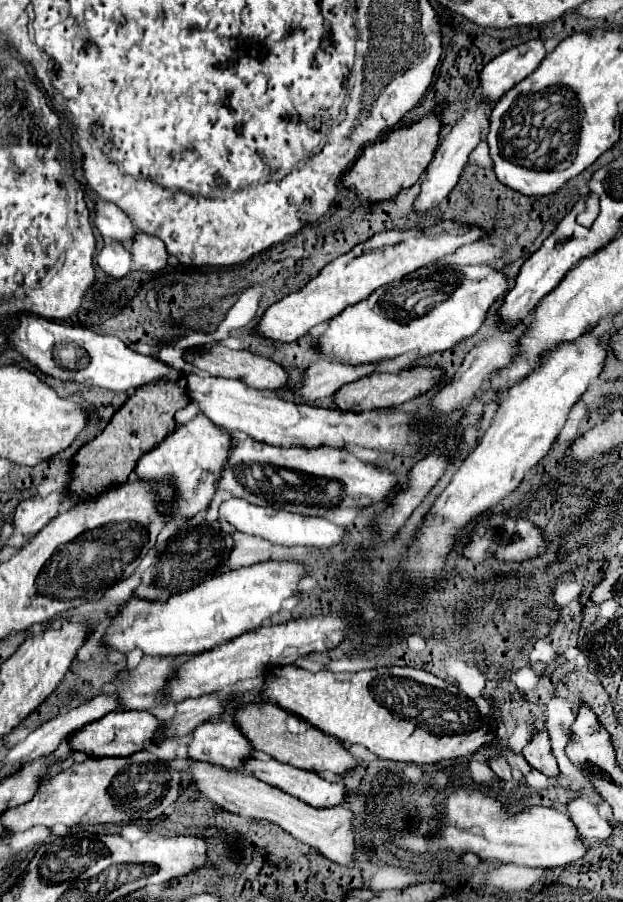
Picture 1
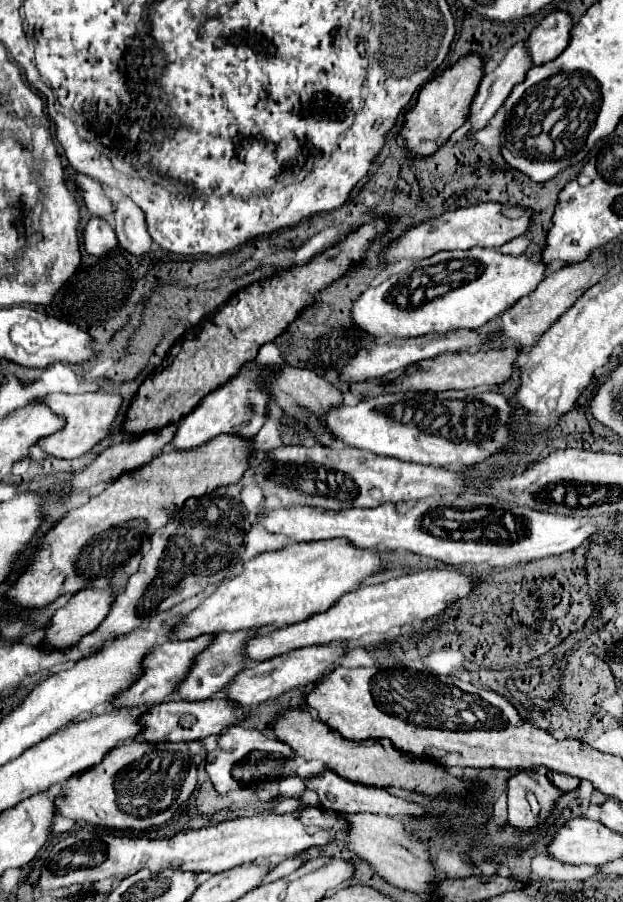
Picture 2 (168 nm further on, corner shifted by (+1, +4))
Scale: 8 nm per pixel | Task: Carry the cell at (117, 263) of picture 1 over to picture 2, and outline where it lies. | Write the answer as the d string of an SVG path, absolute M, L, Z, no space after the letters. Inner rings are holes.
M91 216L83 228L83 246L93 256L103 256L117 248L117 236L107 218Z

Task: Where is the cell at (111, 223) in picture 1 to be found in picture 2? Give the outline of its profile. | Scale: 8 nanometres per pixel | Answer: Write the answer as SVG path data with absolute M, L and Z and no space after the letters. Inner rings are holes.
M75 174L75 184L77 184L77 190L79 190L85 206L89 208L89 212L93 216L109 216L111 214L113 204L105 196L103 186L97 180L91 180L85 174Z

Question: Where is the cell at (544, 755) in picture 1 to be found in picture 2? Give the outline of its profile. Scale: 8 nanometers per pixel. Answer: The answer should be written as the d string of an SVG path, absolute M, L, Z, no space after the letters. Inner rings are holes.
M547 772L547 778L561 790L561 792L571 792L579 788L579 780L573 776L561 776L557 772Z

